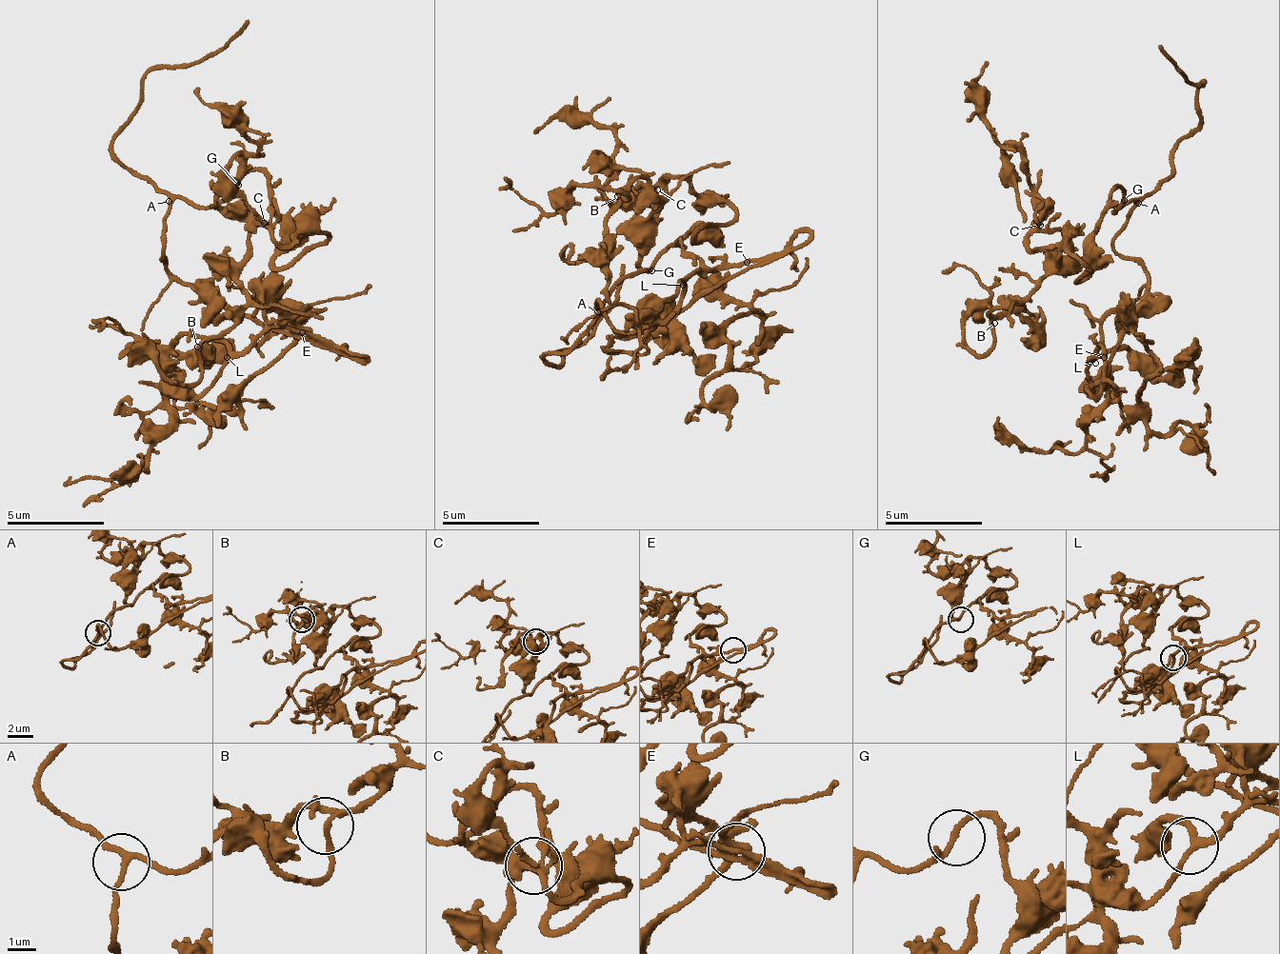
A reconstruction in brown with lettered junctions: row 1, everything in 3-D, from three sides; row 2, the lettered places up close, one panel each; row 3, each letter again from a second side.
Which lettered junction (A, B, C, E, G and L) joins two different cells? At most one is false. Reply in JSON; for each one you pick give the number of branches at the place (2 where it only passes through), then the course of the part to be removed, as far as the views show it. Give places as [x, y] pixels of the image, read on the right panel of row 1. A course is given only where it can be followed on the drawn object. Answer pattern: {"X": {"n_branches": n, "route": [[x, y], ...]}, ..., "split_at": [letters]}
{"split_at": []}

